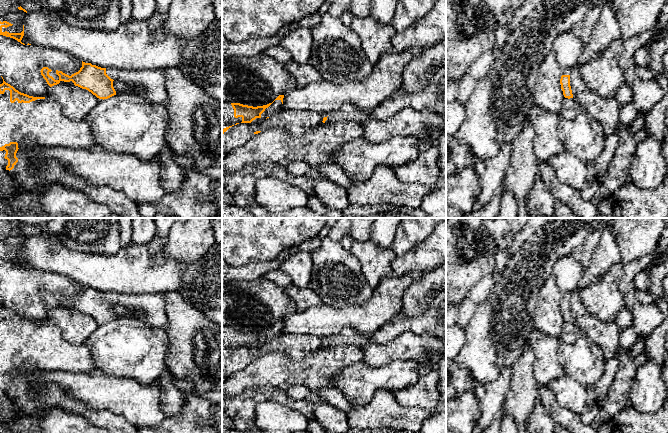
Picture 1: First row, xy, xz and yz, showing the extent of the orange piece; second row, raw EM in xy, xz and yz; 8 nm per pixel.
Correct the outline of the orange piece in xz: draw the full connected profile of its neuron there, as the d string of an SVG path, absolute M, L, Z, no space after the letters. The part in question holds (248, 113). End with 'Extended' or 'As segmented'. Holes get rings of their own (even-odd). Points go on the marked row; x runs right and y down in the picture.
M279 95L272 103L263 106L248 106L240 103L222 102L222 135L239 123L251 123L256 118L267 119L283 110L284 95Z. Extended

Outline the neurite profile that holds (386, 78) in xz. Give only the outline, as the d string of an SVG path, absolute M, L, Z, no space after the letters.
M391 52L381 56L378 63L373 65L372 72L364 79L345 84L330 83L324 80L309 83L302 88L296 88L284 94L284 109L317 111L329 113L338 111L342 106L351 103L363 110L372 110L380 106L386 99L391 98L403 84L404 68L415 56L415 52Z

